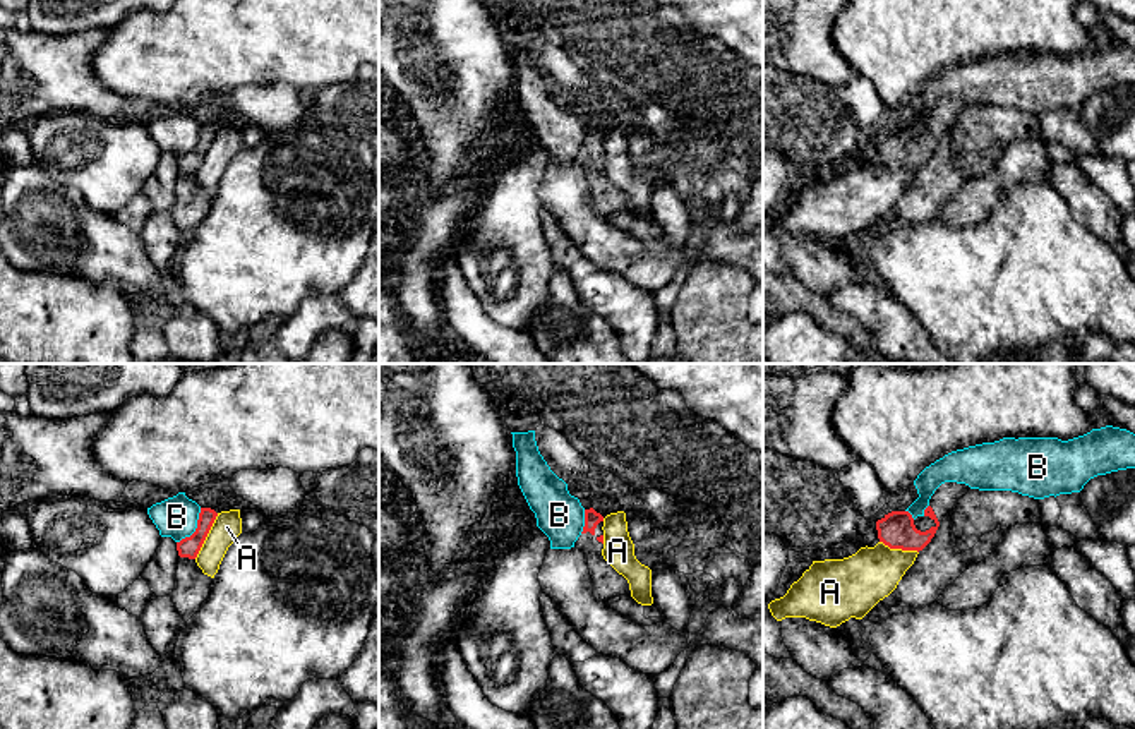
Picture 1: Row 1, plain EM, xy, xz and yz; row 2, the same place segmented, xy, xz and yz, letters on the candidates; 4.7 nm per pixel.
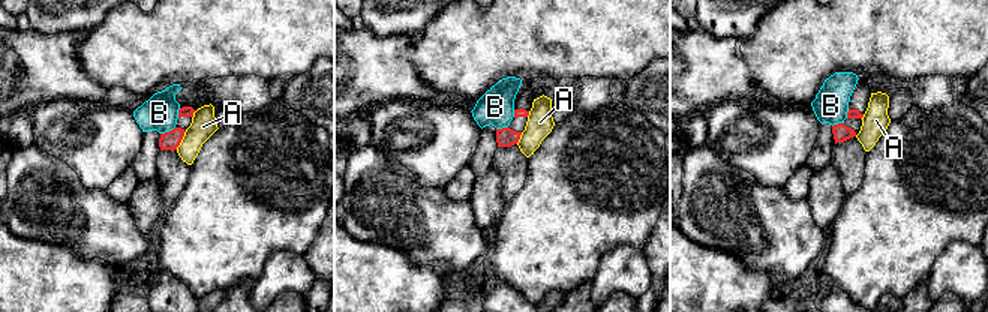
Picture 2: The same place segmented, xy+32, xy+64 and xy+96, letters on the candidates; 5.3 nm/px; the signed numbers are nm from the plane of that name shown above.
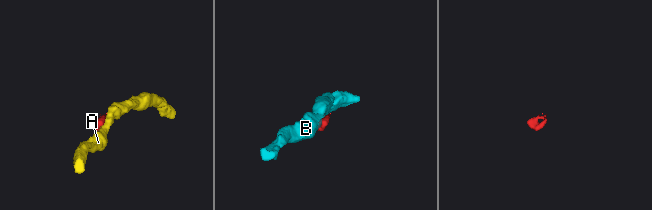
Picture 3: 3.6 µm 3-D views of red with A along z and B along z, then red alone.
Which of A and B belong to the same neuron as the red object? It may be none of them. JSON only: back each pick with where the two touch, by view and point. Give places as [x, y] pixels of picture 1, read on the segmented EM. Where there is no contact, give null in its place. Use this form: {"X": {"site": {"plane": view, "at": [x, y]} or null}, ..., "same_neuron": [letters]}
{"same_neuron": []}

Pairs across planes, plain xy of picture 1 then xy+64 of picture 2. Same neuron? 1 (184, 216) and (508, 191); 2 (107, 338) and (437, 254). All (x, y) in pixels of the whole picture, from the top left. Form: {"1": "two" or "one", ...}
{"1": "one", "2": "two"}

